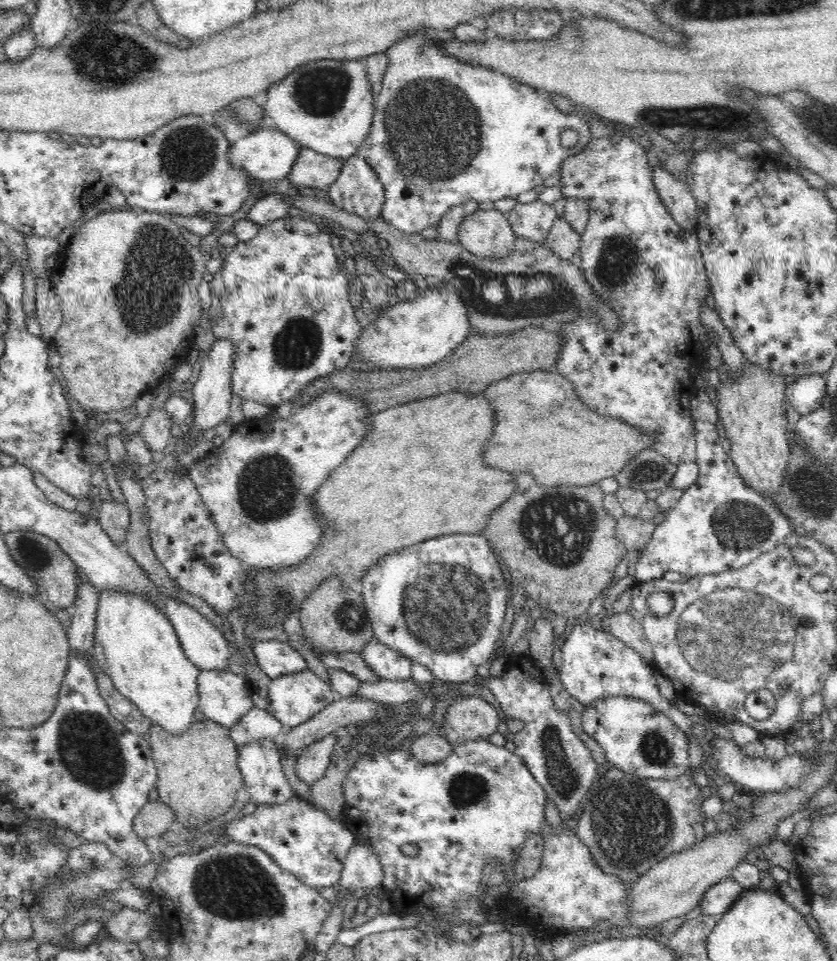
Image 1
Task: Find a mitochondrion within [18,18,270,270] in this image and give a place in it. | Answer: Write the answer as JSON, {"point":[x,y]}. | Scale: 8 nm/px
{"point":[112,58]}

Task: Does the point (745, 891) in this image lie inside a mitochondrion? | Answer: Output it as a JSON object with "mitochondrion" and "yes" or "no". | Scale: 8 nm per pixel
{"mitochondrion":"no"}

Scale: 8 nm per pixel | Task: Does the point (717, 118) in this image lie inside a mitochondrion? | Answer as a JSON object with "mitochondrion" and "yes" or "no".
{"mitochondrion":"yes"}

